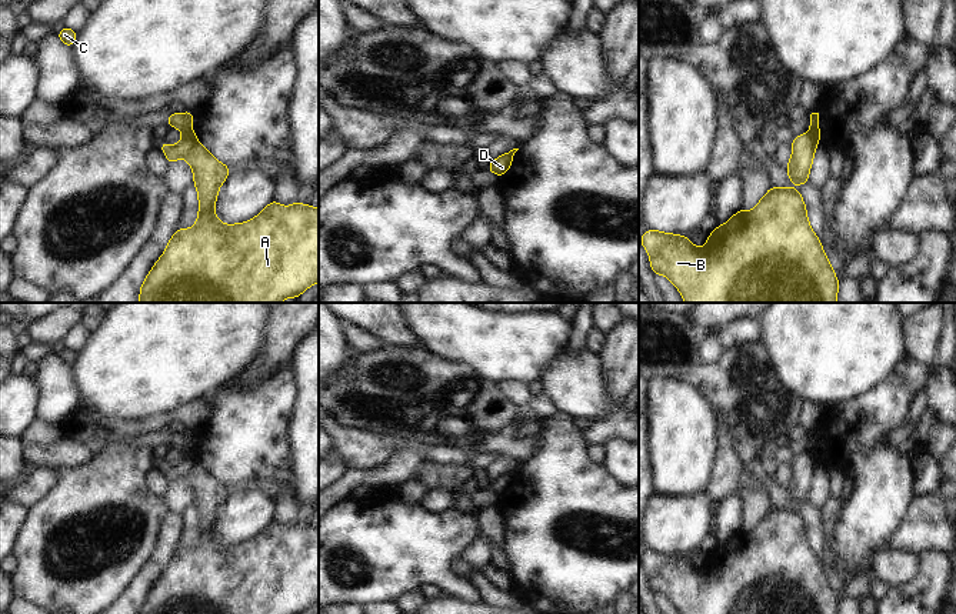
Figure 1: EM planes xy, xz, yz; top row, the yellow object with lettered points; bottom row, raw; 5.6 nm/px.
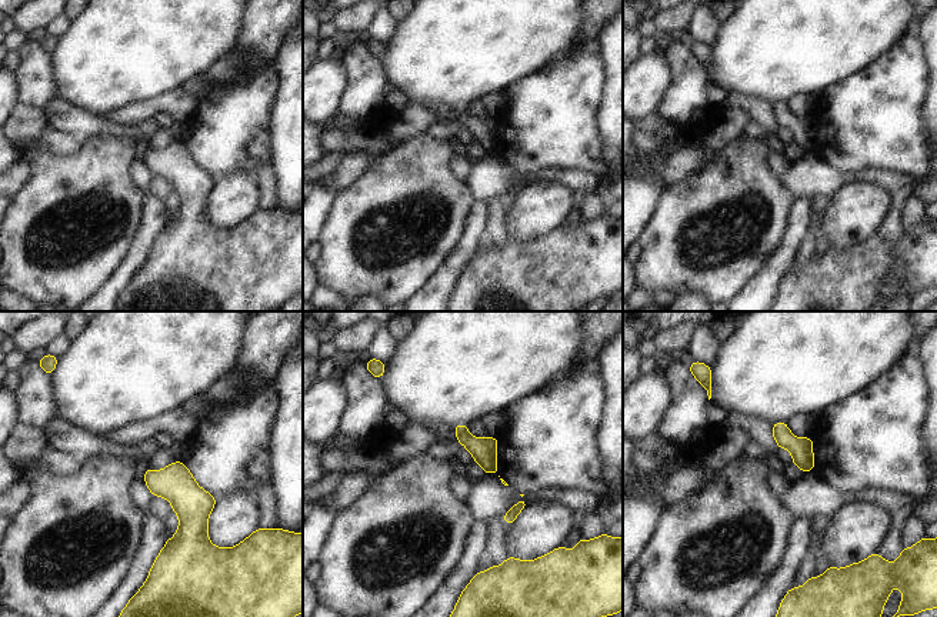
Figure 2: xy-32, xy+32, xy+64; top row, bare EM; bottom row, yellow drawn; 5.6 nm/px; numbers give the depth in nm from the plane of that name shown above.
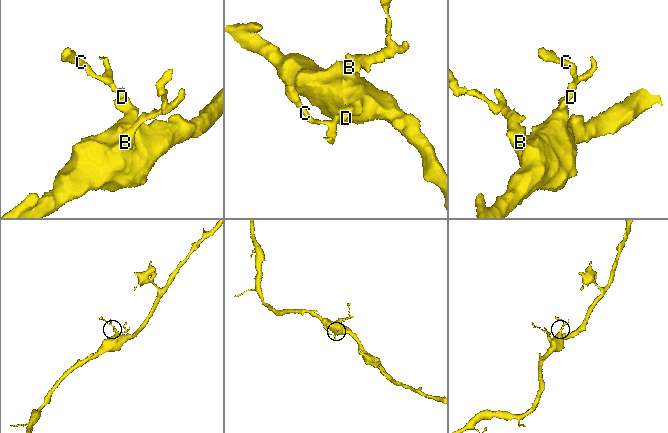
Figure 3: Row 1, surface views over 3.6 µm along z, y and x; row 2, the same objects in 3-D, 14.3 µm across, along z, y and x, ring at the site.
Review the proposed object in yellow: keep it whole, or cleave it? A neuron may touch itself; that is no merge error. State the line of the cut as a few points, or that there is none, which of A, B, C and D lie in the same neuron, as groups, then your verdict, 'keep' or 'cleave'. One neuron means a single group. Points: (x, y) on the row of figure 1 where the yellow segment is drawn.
yz (809, 132), (818, 140) | A B / C D | cleave

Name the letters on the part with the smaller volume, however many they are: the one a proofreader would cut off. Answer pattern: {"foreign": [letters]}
{"foreign": ["C", "D"]}

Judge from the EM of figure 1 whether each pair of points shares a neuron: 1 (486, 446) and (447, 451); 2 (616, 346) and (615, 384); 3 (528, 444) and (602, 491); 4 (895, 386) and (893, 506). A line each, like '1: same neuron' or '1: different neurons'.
1: same neuron
2: same neuron
3: different neurons
4: same neuron

